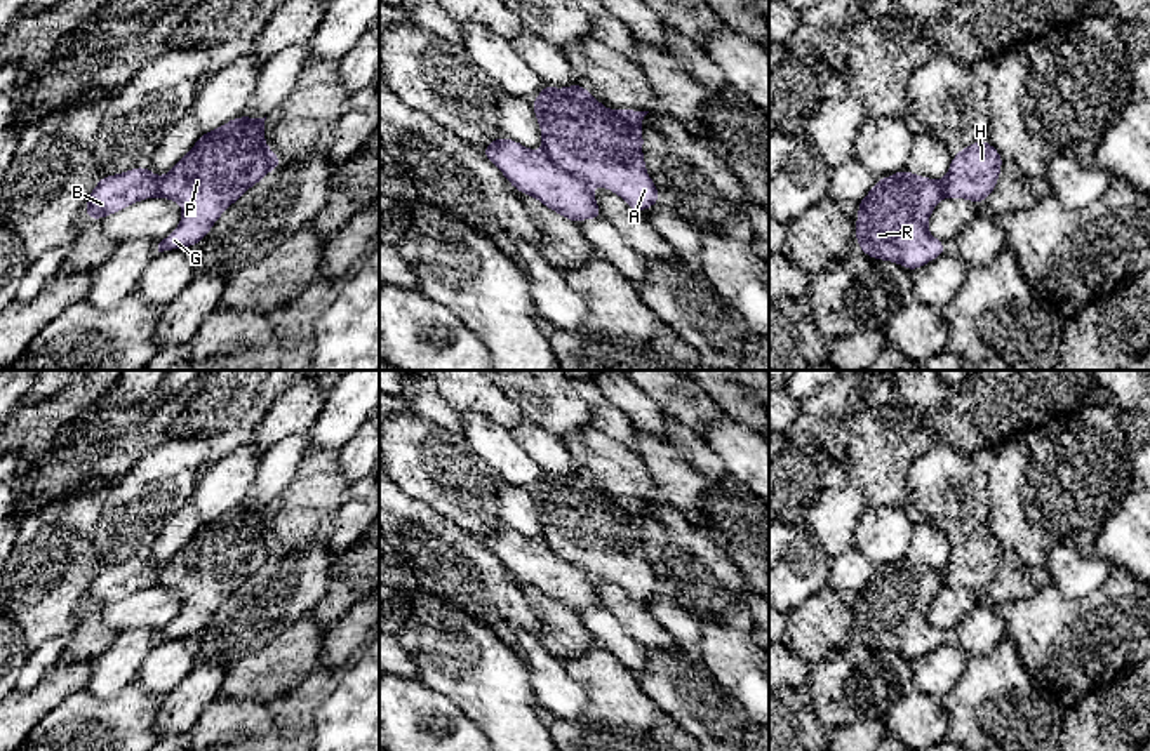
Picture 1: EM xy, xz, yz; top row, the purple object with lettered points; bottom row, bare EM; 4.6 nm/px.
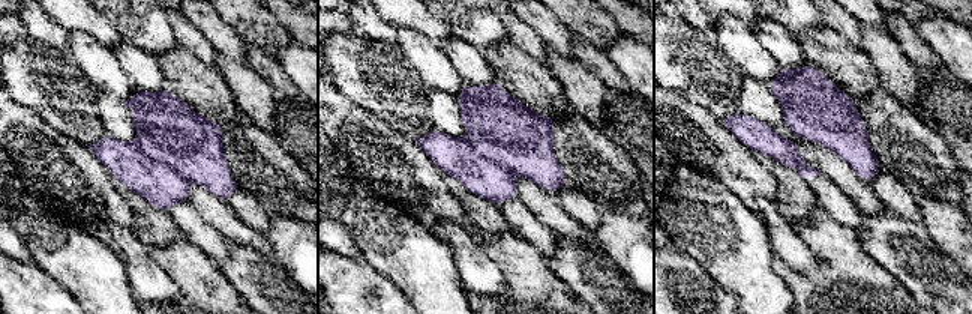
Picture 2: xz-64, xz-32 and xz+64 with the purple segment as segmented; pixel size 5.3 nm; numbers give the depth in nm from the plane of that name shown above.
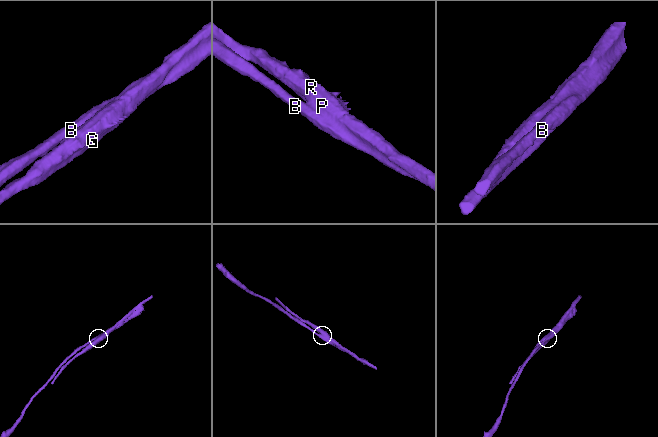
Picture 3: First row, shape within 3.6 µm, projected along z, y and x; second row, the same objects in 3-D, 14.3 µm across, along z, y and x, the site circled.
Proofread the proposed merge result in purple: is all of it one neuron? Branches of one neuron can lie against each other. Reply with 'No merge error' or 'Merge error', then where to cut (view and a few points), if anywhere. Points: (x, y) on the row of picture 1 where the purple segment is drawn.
Merge error. Split along xz (543, 152), (587, 185)

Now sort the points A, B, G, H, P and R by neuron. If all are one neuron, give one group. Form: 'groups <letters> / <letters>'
groups A G P R / B H

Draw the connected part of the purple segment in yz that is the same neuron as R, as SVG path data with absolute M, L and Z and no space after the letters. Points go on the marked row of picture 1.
M906 169L875 181L858 202L856 243L872 259L893 261L915 271L946 252L946 243L931 236L927 223L933 209L945 196L945 183L910 174Z

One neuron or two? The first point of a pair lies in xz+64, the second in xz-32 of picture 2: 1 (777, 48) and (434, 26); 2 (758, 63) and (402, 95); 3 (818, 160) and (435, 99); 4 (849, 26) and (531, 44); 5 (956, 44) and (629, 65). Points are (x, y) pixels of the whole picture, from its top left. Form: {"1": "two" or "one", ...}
{"1": "two", "2": "two", "3": "two", "4": "one", "5": "one"}

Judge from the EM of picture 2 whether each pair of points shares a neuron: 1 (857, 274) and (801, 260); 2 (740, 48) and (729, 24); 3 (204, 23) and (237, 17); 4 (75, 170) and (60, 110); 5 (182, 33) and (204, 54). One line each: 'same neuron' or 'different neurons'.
1: different neurons
2: same neuron
3: different neurons
4: different neurons
5: same neuron

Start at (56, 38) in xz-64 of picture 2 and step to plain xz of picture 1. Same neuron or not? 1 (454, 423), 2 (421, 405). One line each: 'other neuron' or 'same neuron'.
1: same neuron
2: same neuron

